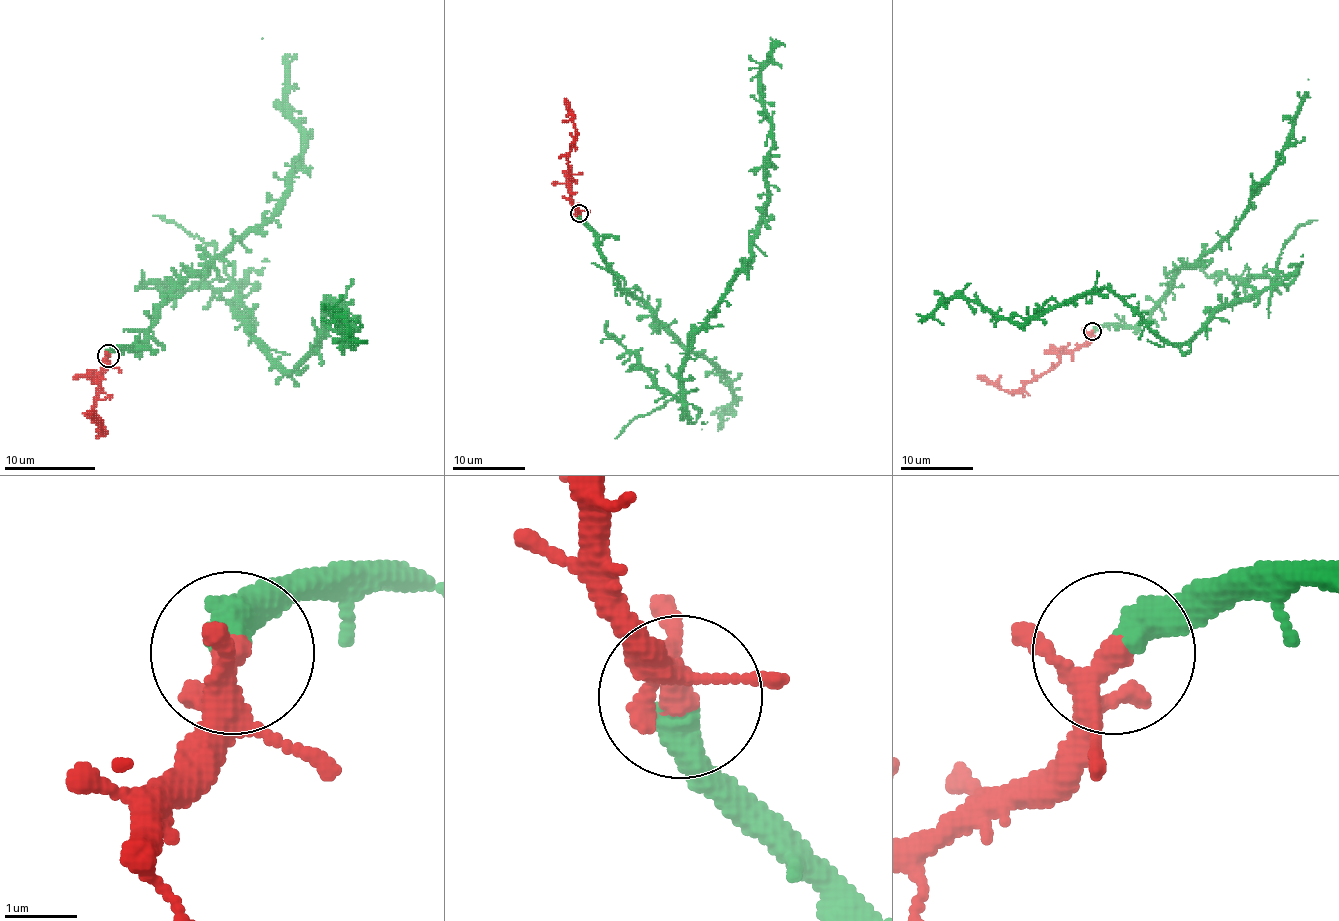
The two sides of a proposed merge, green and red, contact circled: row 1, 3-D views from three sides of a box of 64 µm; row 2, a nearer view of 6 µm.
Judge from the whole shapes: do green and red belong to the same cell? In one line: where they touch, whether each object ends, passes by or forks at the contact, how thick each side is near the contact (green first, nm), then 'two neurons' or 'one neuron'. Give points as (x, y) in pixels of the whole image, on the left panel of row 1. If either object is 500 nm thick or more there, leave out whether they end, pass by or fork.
place (108, 356); green ends; red forks; calibres 480 and 240 nm; one neuron

